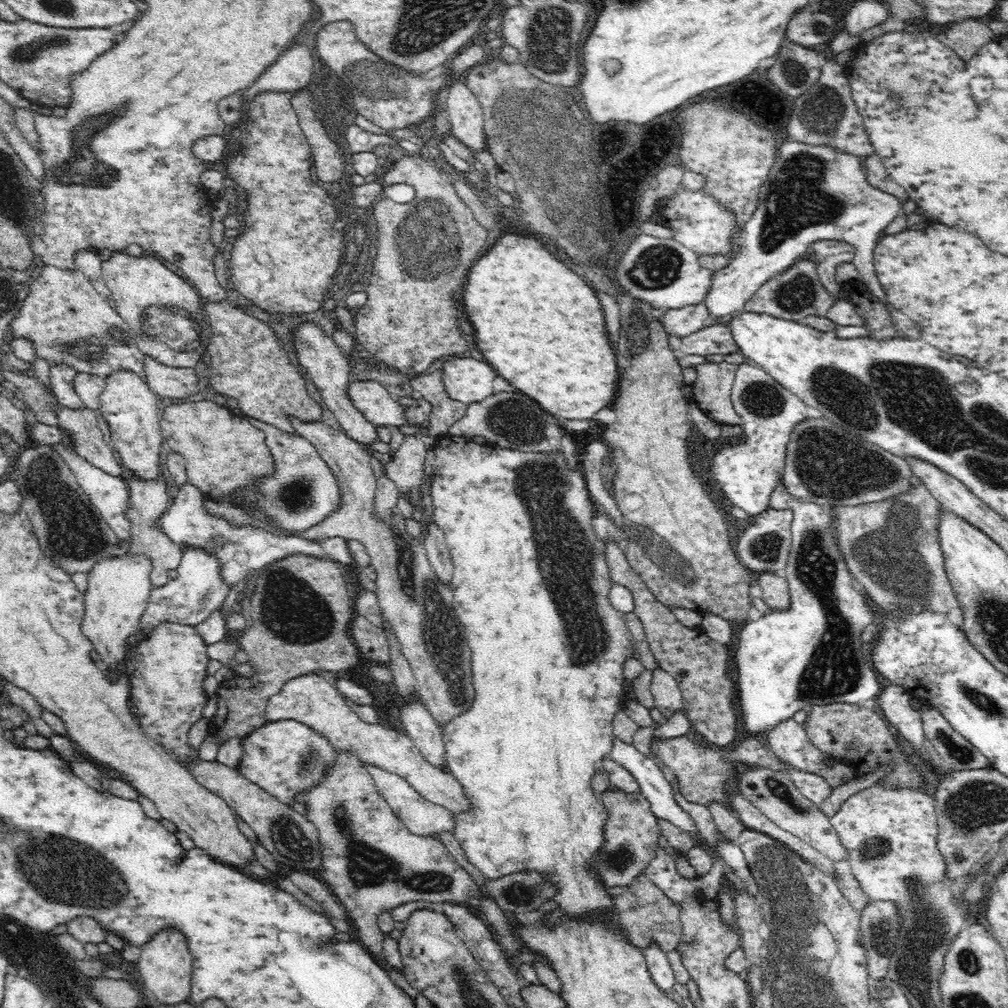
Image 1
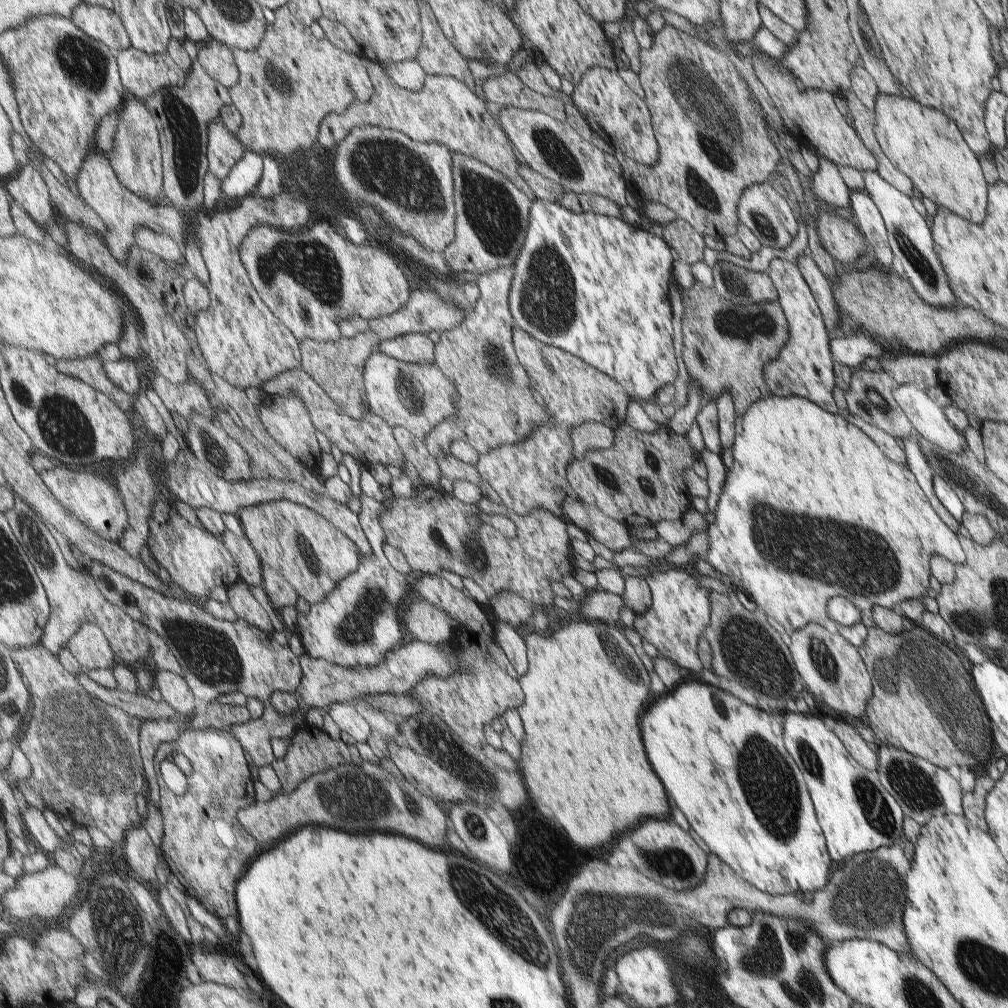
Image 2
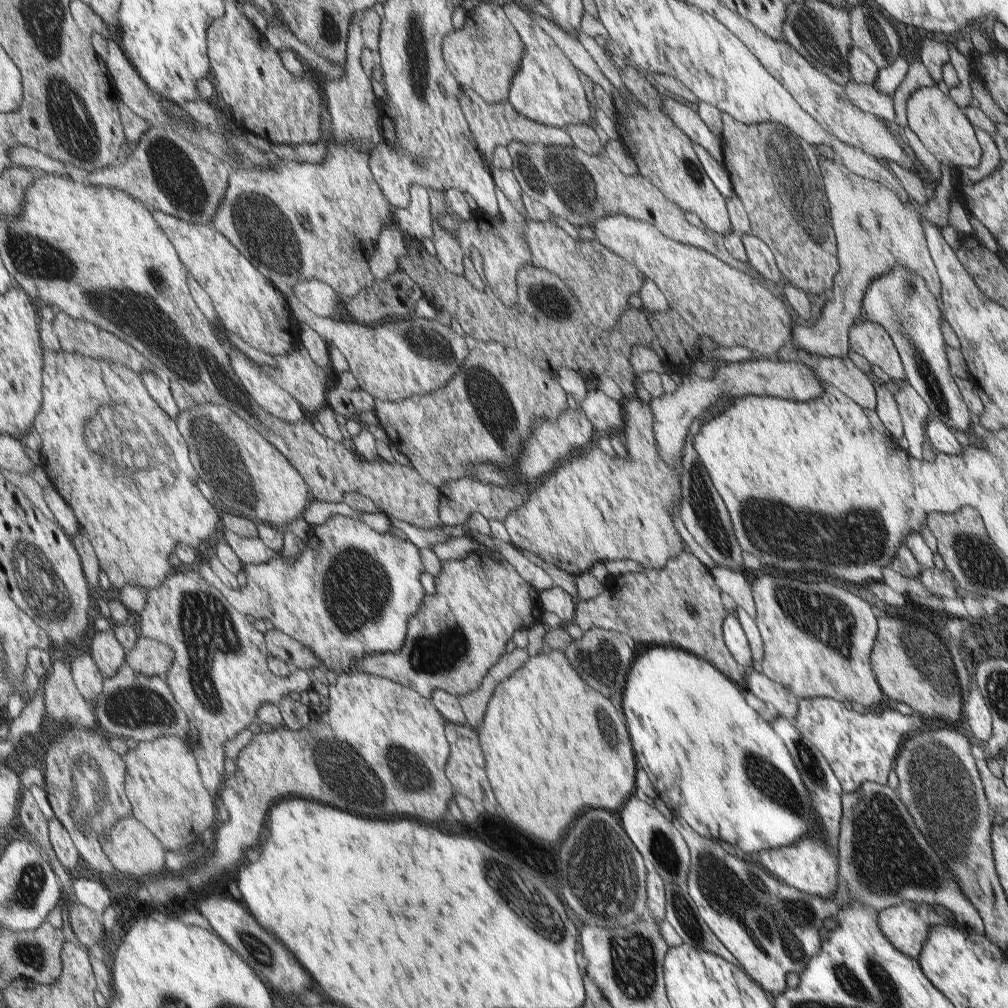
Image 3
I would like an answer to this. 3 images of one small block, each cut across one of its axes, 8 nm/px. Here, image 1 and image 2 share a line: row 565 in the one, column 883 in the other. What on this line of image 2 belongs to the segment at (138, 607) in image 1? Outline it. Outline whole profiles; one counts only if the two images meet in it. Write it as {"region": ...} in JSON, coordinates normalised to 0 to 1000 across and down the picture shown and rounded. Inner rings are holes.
{"region":[[[872,94],[867,102],[869,141],[884,164],[898,173],[915,194],[948,214],[973,223],[978,216],[979,185],[969,157],[936,111],[896,95]]]}

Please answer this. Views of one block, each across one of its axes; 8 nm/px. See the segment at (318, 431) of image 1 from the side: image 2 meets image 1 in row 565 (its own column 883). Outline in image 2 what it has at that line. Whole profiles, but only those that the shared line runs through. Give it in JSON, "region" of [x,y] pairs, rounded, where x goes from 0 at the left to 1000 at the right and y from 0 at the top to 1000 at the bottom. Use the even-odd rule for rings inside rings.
{"region":[[[849,365],[844,371],[842,386],[837,390],[840,409],[863,423],[876,427],[893,438],[894,436],[898,436],[902,432],[905,424],[886,396],[885,388],[890,383],[888,377],[878,369],[860,369]]]}

